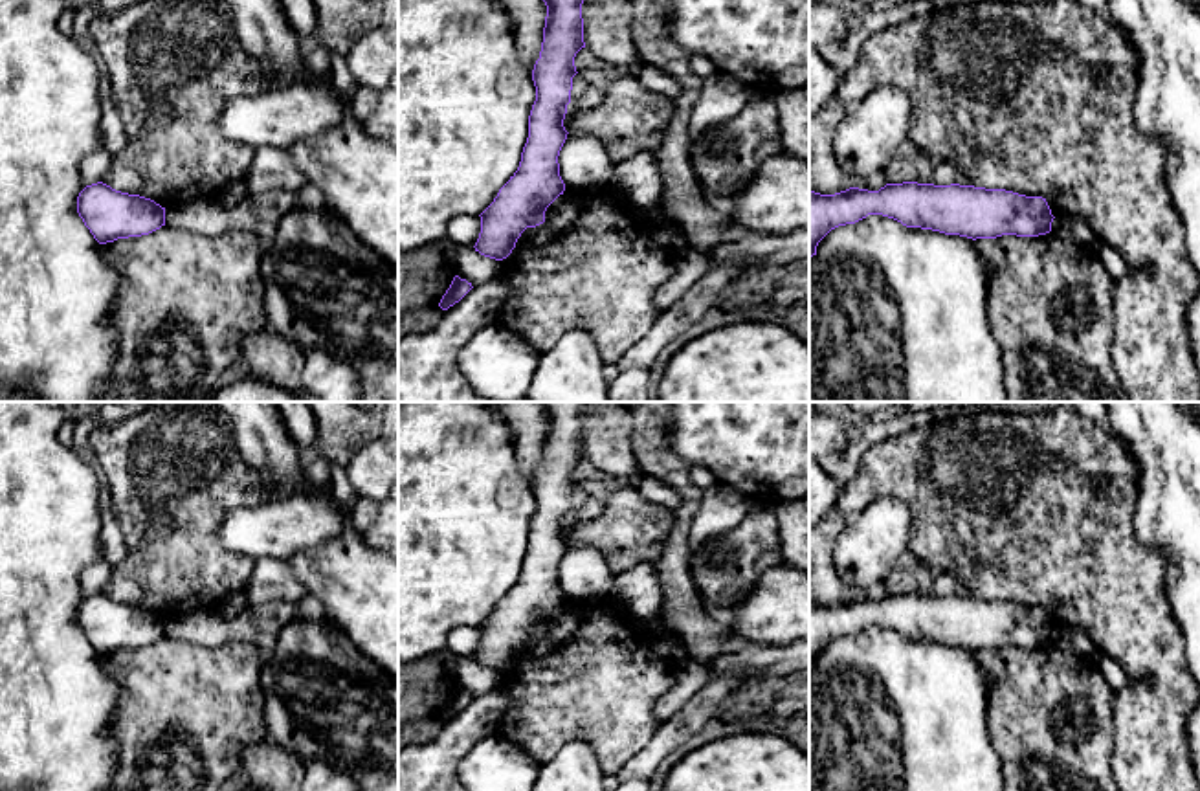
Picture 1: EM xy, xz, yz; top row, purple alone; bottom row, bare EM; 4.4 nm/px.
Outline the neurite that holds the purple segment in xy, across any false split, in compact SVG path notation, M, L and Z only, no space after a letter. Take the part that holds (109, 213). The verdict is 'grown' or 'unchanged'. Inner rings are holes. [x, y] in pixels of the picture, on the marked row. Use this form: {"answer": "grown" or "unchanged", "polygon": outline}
{"answer": "unchanged", "polygon": "M97 182L77 196L77 213L99 244L149 235L165 226L165 207Z"}

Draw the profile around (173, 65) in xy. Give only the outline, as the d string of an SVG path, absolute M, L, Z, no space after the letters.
M139 0L119 11L94 11L88 29L95 44L94 51L108 72L106 94L127 132L127 145L112 156L103 184L150 198L169 209L198 198L217 200L229 184L246 180L253 150L224 138L218 116L228 101L264 90L264 70L242 48L235 17L224 0Z

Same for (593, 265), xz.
M565 185L565 191L547 207L545 222L527 228L512 253L501 261L510 294L497 310L495 325L519 334L539 352L552 349L569 330L585 330L594 338L607 369L651 330L661 314L653 295L673 277L677 253L655 246L653 229L659 222L655 215L635 209L617 195L613 185L596 191Z

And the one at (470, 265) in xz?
M455 246L455 275L481 286L503 272L501 261L481 255L475 248Z

